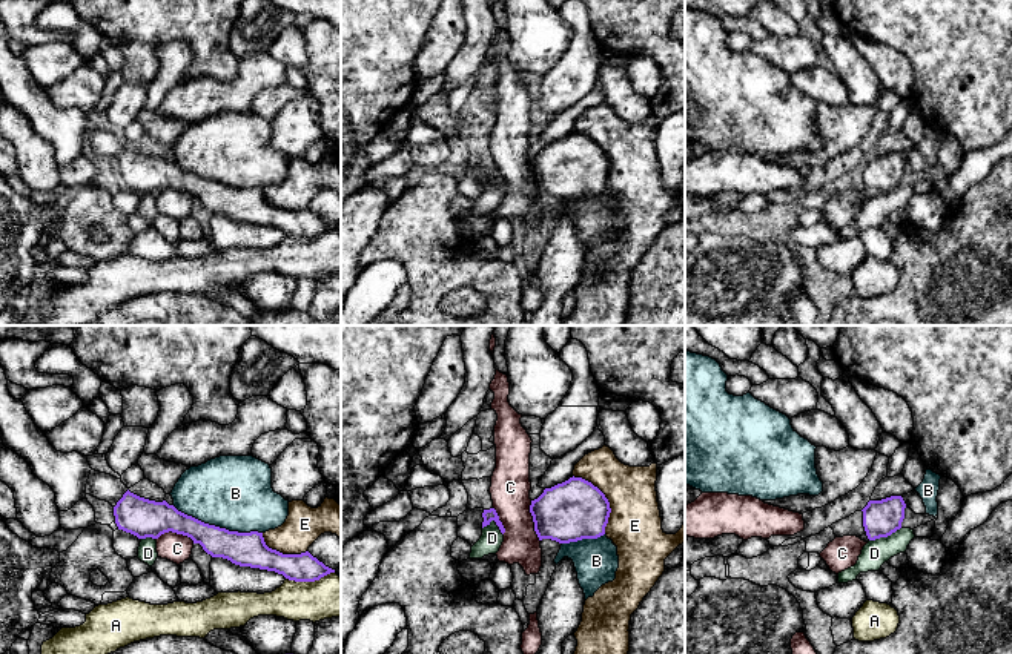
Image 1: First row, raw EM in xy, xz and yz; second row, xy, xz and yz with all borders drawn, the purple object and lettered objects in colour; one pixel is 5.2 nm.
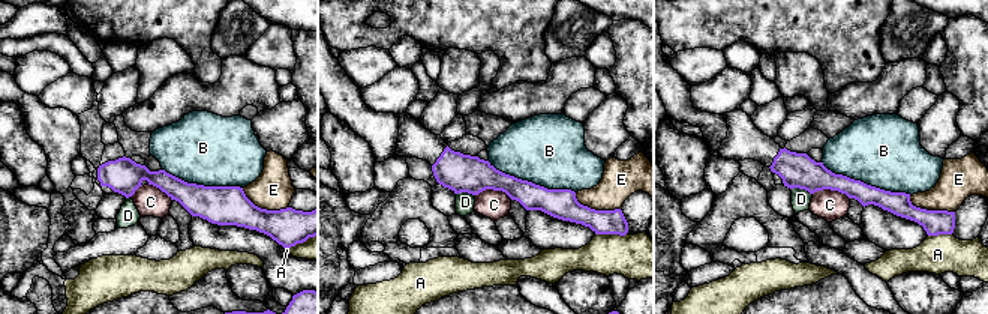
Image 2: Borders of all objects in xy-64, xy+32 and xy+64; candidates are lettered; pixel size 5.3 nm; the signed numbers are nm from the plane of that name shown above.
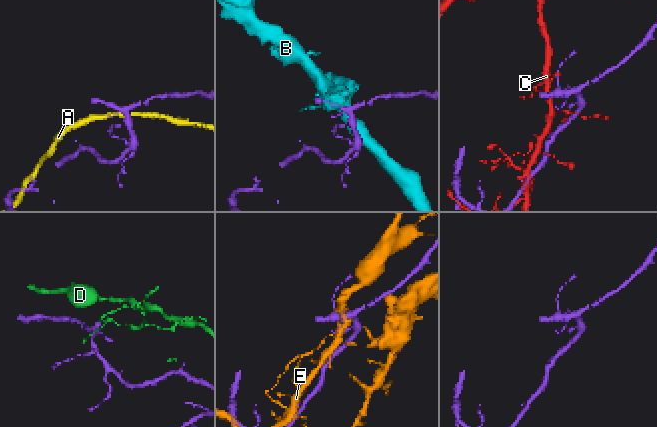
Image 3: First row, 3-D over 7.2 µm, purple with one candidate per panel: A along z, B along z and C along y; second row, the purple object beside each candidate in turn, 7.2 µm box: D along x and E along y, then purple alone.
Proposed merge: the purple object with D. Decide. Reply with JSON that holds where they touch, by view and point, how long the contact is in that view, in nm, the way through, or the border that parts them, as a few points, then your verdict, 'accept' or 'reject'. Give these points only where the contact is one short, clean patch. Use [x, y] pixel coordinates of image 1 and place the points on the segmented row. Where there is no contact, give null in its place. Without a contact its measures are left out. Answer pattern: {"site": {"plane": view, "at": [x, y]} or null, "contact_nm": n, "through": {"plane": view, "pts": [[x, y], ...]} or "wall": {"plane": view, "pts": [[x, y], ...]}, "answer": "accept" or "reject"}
{"site": {"plane": "yz", "at": [885, 536]}, "contact_nm": 180, "wall": {"plane": "yz", "pts": [[900, 527], [886, 536], [869, 541]]}, "answer": "reject"}

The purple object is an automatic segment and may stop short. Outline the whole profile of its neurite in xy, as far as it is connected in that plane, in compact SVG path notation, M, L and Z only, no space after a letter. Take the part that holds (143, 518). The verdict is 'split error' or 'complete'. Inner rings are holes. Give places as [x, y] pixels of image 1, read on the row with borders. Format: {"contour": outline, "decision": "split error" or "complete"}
{"contour": "M91 470L86 494L109 502L118 530L138 539L158 539L172 531L190 537L212 557L223 557L240 566L275 571L295 582L315 582L335 573L309 551L283 554L266 545L263 533L238 533L204 524L166 500L155 502L131 493L121 479L106 473Z", "decision": "split error"}

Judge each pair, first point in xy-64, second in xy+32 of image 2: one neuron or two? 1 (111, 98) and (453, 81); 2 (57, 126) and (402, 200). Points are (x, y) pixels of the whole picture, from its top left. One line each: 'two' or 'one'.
1: two
2: two

